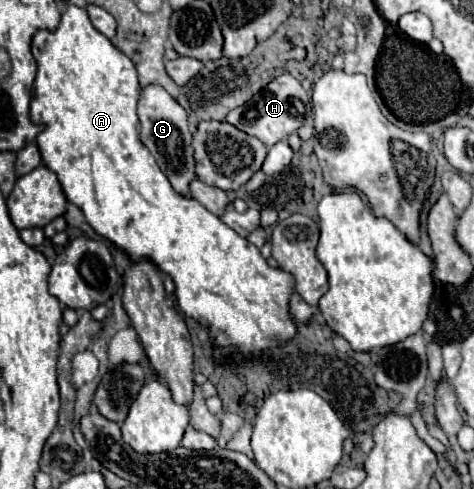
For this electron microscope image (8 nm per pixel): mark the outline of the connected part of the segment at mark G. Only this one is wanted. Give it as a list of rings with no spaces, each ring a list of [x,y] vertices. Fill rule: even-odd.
[[[148,85],[140,91],[138,103],[138,119],[140,119],[140,139],[154,155],[158,167],[168,177],[170,185],[180,195],[190,195],[190,181],[196,179],[196,161],[194,161],[194,147],[192,147],[192,133],[188,129],[188,115],[186,111],[160,87]]]

